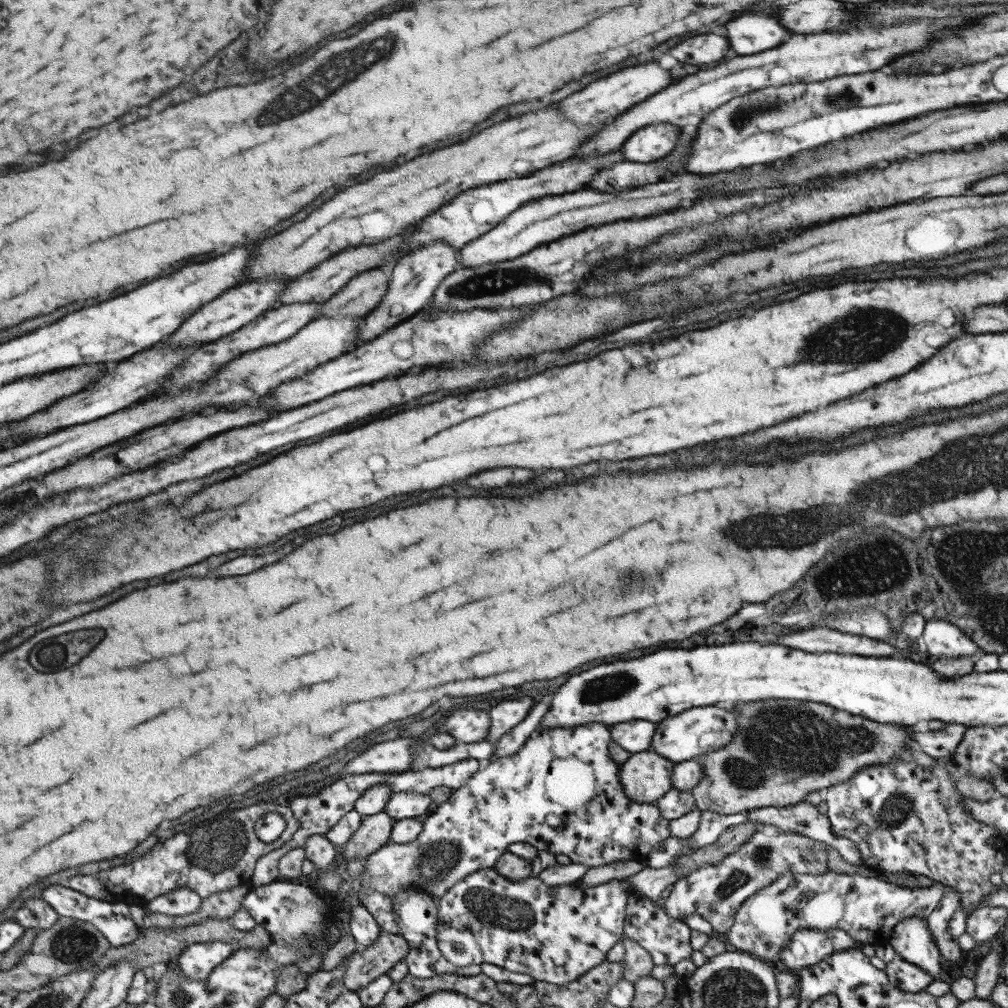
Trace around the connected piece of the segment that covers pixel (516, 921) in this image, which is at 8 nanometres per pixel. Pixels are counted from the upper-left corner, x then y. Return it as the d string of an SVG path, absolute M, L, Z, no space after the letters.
M492 868L479 869L456 882L437 899L436 947L447 962L457 967L493 964L508 972L527 974L535 981L561 987L603 963L609 948L621 940L631 892L634 892L632 886L624 879L587 888L577 888L574 883L547 886L538 876L511 881Z

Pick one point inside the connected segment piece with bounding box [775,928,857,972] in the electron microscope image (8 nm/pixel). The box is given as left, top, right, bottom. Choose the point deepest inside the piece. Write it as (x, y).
(806, 947)

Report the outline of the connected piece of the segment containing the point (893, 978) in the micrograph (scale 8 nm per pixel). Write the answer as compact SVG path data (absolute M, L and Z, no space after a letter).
M894 958L885 964L883 972L893 986L907 993L920 992L932 982L931 976L925 974L923 968L919 969L901 958Z

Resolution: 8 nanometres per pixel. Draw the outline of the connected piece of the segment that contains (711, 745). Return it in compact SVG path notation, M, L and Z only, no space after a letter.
M716 706L688 708L656 723L649 751L656 752L675 764L726 746L734 737L736 730L738 730L738 722L730 709Z

